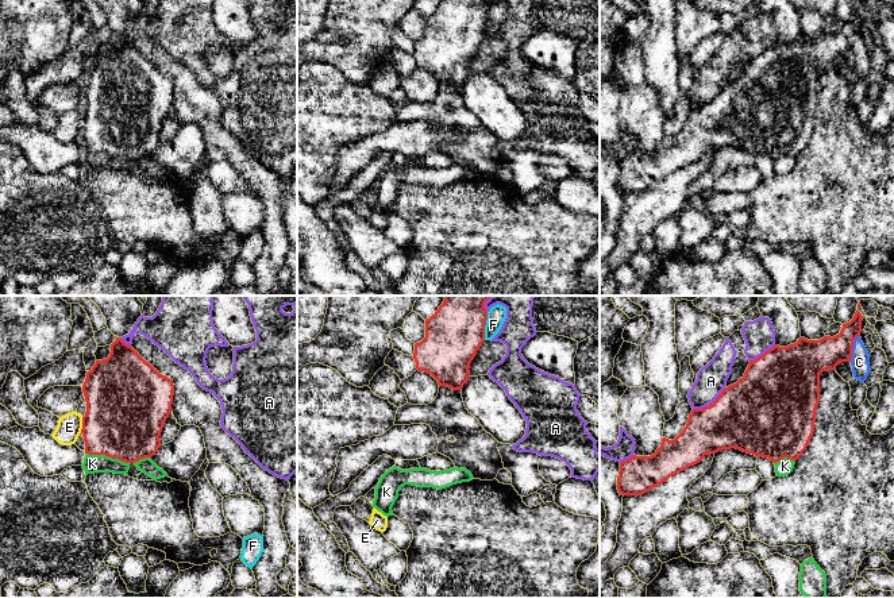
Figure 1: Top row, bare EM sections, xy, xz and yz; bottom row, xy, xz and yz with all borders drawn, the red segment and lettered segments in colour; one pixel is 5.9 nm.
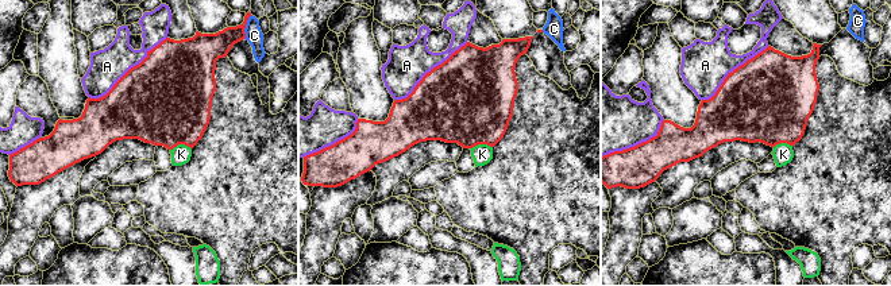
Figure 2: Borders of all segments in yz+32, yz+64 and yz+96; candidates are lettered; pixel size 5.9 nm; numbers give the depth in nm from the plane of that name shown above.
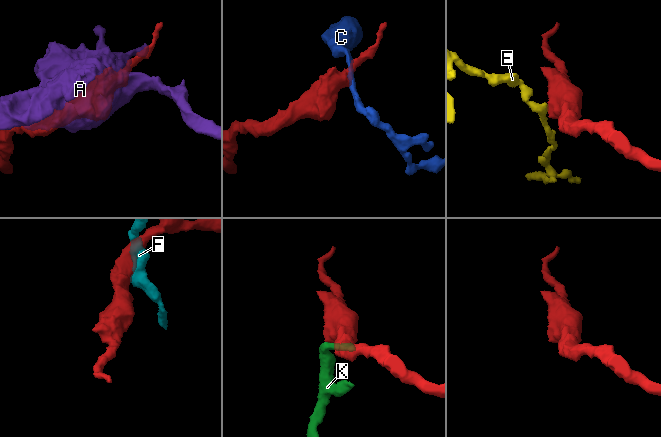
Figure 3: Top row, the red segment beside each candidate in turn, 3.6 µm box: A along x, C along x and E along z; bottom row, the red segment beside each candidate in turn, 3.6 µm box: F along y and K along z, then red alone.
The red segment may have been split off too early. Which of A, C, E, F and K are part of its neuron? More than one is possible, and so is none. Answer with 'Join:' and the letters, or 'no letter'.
Join: no letter

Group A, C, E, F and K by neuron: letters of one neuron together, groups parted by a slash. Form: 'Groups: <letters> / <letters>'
Groups: A / C / E / F / K

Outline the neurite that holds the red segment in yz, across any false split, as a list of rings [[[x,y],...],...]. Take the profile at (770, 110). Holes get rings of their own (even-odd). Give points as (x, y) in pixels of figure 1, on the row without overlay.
[[[856,8],[853,16],[843,22],[839,32],[824,34],[820,38],[799,35],[787,45],[774,43],[750,62],[736,81],[725,85],[713,101],[702,107],[693,107],[683,128],[674,136],[662,136],[660,144],[651,154],[631,154],[620,161],[617,188],[623,193],[641,193],[670,174],[700,161],[708,151],[736,146],[758,155],[768,155],[777,161],[783,155],[797,158],[806,147],[814,130],[816,107],[820,99],[820,72],[835,67],[841,59],[851,59],[853,38],[862,30],[862,11]]]

